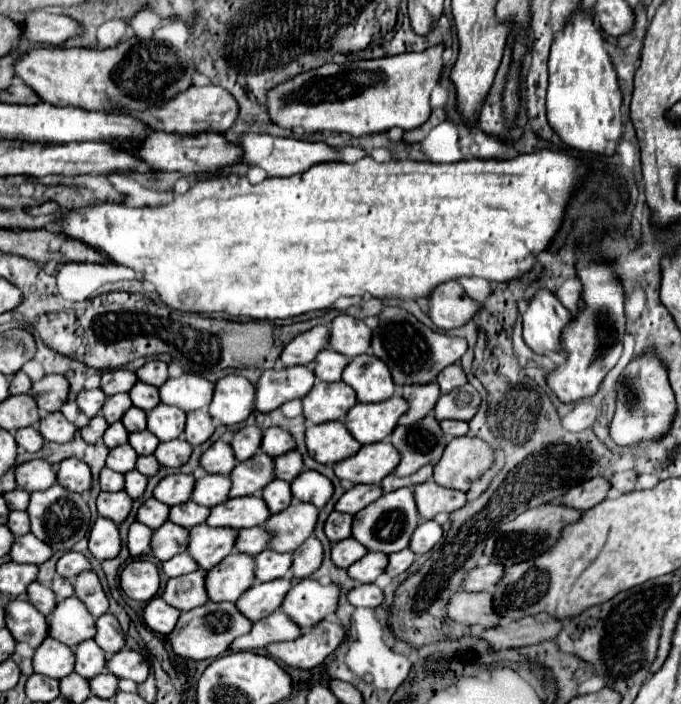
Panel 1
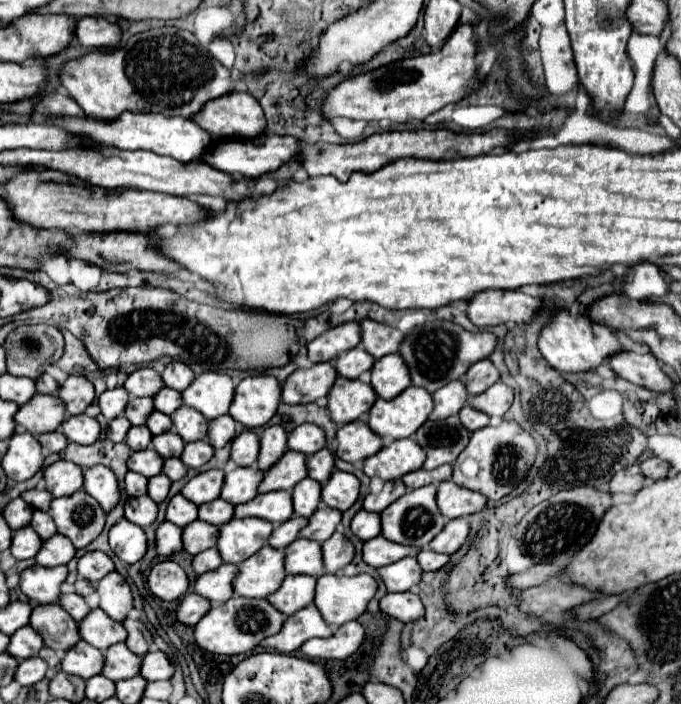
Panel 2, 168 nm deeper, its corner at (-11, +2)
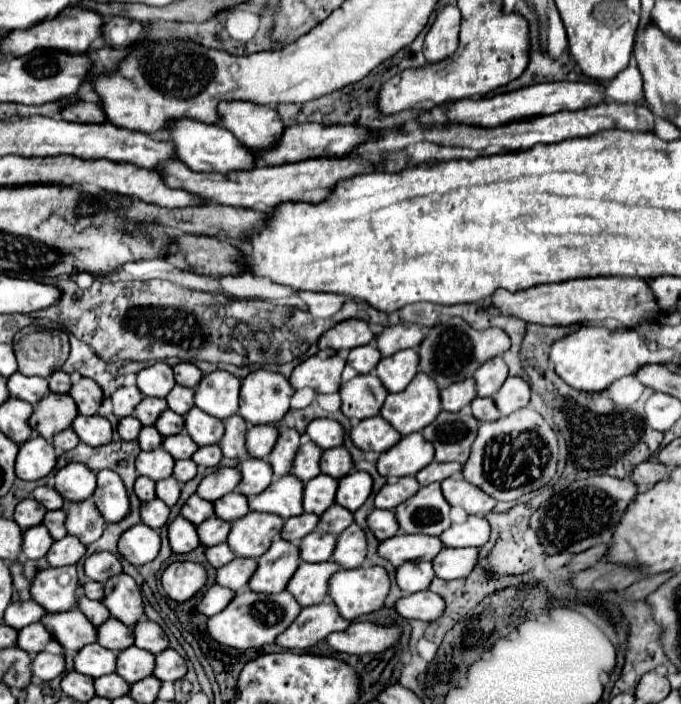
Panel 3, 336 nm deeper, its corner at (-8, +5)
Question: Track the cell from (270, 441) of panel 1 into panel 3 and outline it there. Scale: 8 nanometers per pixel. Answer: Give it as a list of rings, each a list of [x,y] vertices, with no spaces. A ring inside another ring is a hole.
[[[316,418],[308,424],[306,436],[312,438],[322,450],[330,450],[336,446],[342,446],[344,442],[344,428],[340,422],[330,418]]]

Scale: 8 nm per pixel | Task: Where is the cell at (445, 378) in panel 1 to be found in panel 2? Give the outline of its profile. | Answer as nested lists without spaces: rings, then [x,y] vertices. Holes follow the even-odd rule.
[[[481,359],[481,361],[473,363],[473,365],[469,367],[469,371],[465,373],[465,377],[463,377],[469,395],[483,393],[483,391],[489,389],[497,379],[499,379],[499,371],[493,367],[493,363],[491,363],[489,359]]]

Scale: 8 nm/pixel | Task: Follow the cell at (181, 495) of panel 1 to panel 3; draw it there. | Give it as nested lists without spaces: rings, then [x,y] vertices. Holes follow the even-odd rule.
[[[218,468],[214,474],[208,474],[200,486],[198,486],[198,496],[206,498],[210,502],[216,502],[218,498],[230,494],[236,490],[236,486],[240,484],[240,470],[236,468]]]

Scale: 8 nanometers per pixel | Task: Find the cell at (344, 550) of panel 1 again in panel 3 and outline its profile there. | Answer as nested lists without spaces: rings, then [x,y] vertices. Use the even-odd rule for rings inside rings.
[[[396,534],[384,542],[380,542],[380,556],[390,560],[394,566],[402,566],[406,562],[424,562],[434,560],[436,554],[444,548],[442,540],[436,536],[422,534]]]

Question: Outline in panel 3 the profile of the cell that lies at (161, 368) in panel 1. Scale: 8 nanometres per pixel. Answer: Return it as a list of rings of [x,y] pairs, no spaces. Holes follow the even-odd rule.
[[[180,362],[174,366],[174,374],[176,374],[176,382],[180,386],[188,386],[188,388],[194,388],[198,386],[198,382],[202,380],[202,370],[196,368],[192,362]]]

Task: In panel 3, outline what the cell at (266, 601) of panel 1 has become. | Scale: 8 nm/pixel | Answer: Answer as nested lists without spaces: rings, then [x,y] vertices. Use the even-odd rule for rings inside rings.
[[[332,560],[318,564],[302,562],[296,574],[292,576],[292,582],[288,584],[288,592],[294,594],[302,608],[320,604],[328,594],[328,582],[332,574],[336,574],[336,570],[340,570],[340,564]]]

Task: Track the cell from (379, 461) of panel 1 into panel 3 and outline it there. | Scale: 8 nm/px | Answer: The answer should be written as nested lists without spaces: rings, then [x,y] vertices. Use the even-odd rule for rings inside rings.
[[[420,432],[404,436],[394,448],[386,450],[378,458],[378,472],[386,478],[416,476],[418,470],[434,460],[432,442],[424,440]]]

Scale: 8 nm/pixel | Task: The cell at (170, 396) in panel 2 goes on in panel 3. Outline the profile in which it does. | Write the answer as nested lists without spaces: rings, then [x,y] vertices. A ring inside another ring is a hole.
[[[174,386],[172,392],[166,396],[168,408],[174,410],[176,414],[188,414],[188,410],[194,406],[194,388],[184,388],[184,386]]]

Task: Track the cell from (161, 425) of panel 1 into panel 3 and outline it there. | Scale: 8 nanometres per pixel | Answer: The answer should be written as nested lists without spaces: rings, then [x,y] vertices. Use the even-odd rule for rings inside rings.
[[[192,408],[186,414],[186,432],[198,446],[218,444],[224,436],[224,422],[202,412],[200,408]]]

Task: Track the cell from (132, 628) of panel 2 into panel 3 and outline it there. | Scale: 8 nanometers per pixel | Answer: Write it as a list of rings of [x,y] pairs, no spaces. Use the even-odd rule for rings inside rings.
[[[142,620],[134,626],[134,636],[136,636],[136,646],[144,648],[152,654],[160,654],[168,648],[168,638],[164,630],[152,622],[152,620]]]

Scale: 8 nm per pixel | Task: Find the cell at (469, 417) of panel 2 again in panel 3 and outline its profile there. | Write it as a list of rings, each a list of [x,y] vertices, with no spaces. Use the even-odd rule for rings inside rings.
[[[476,398],[470,408],[472,408],[474,418],[478,420],[498,420],[500,418],[500,412],[492,398]]]

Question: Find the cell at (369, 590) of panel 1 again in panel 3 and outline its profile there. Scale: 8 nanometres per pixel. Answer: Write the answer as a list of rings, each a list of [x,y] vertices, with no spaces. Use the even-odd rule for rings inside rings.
[[[430,590],[416,592],[416,594],[406,594],[404,598],[398,600],[396,610],[406,620],[432,622],[432,620],[438,620],[444,612],[444,598],[436,592],[430,592]]]

